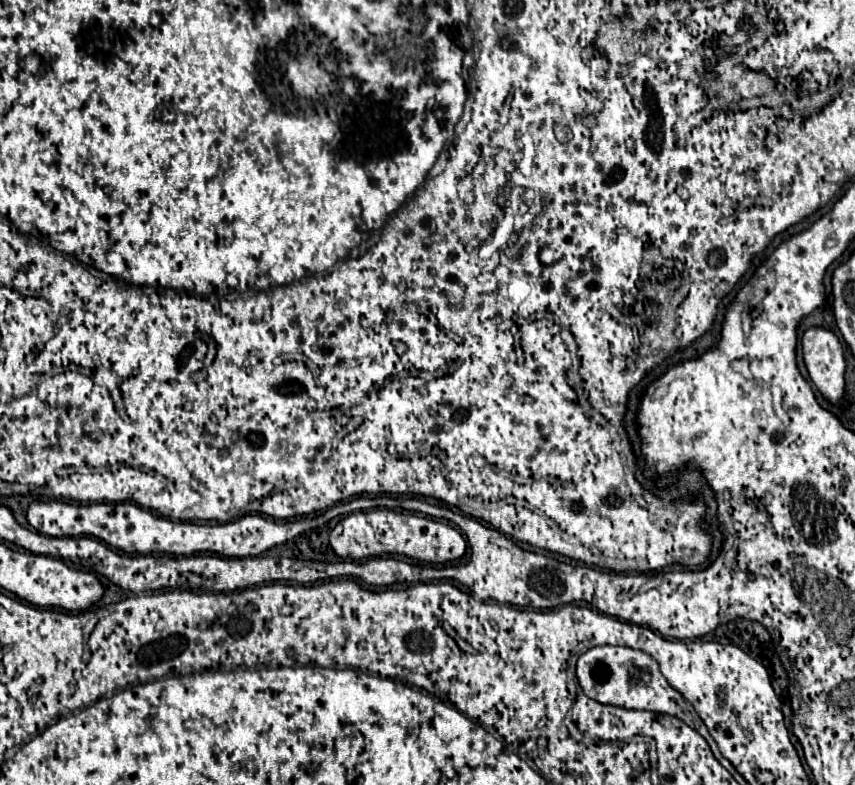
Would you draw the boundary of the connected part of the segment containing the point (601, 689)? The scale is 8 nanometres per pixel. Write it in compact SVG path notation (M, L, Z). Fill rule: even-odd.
M596 646L578 658L576 676L578 676L578 682L584 690L584 694L600 704L612 704L612 706L632 708L632 710L662 712L662 714L670 714L670 716L684 720L690 728L694 728L698 734L702 734L706 738L706 742L710 744L716 758L728 768L730 762L718 752L716 742L710 736L702 718L696 714L692 704L688 704L684 700L684 696L666 682L666 678L662 676L662 672L658 668L658 662L652 656L648 656L640 650L634 650L634 648L626 648L626 646Z

